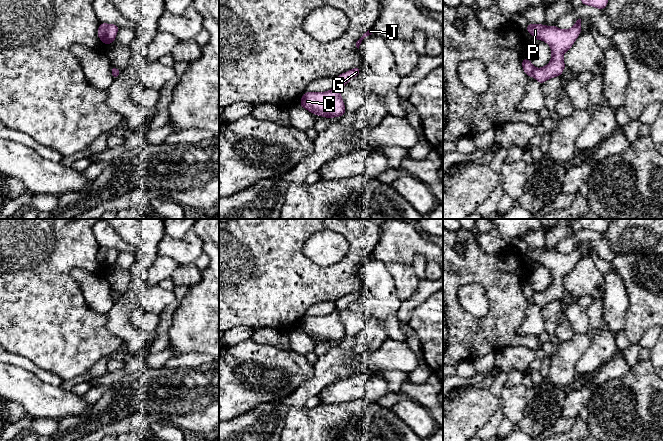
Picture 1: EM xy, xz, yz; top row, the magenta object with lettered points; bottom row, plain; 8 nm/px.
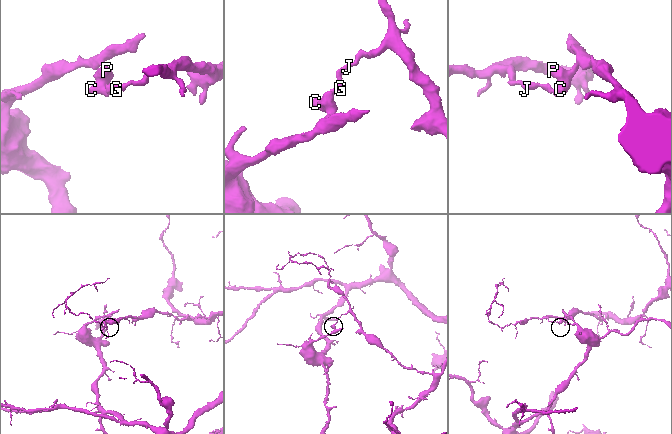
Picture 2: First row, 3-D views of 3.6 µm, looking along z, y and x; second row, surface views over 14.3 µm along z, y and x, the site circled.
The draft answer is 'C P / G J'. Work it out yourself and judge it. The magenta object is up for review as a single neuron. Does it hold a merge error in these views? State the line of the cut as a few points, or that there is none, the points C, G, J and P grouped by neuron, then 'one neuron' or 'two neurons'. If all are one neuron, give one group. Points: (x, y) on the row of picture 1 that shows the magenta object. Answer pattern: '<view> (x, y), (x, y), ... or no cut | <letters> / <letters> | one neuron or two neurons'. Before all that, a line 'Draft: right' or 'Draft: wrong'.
Draft: right
yz (534, 68), (531, 75) | C P / G J | two neurons

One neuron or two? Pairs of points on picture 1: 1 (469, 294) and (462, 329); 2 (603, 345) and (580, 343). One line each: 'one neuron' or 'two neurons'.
1: two neurons
2: two neurons

